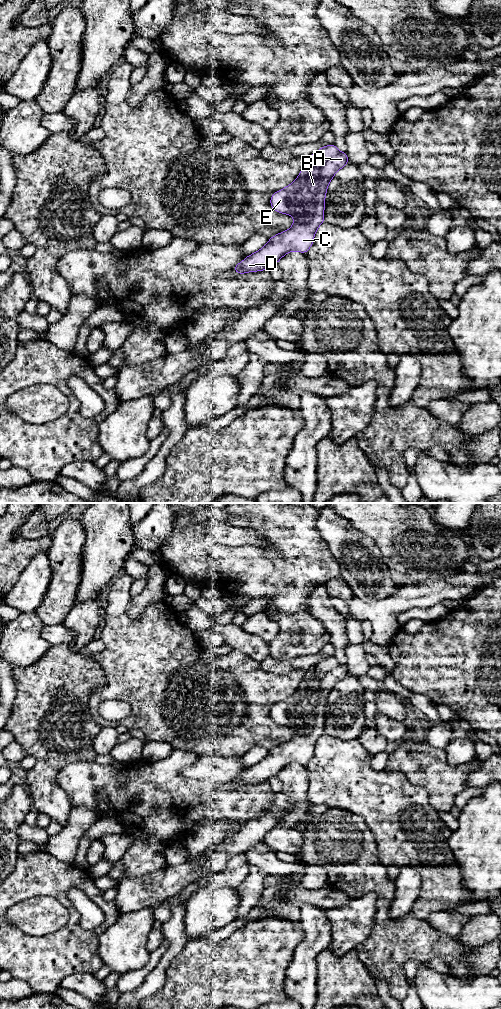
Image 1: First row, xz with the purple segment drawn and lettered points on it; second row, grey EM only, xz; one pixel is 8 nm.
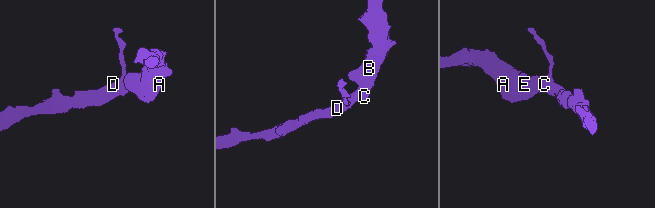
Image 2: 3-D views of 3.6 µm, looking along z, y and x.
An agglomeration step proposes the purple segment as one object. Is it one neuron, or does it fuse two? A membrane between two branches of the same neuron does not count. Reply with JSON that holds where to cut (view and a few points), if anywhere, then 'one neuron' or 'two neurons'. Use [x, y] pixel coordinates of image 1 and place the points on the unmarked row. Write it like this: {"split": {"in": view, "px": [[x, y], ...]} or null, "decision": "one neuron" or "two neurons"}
{"split": null, "decision": "one neuron"}

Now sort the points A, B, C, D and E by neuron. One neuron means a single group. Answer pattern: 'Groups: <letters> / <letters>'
Groups: A B C D E

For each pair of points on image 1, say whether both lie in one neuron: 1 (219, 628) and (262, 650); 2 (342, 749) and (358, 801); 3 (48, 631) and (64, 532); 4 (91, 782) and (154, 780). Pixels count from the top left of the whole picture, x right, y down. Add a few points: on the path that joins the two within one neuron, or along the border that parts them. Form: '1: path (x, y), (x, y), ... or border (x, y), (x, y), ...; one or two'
1: path (230, 632), (238, 639), (251, 645); one
2: path (342, 762), (342, 765), (355, 778), (358, 788); one
3: border (62, 622), (46, 626); two
4: path (107, 782), (117, 790), (138, 790); one

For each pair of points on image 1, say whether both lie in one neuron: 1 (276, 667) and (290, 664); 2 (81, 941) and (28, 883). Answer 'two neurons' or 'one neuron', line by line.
1: one neuron
2: one neuron

